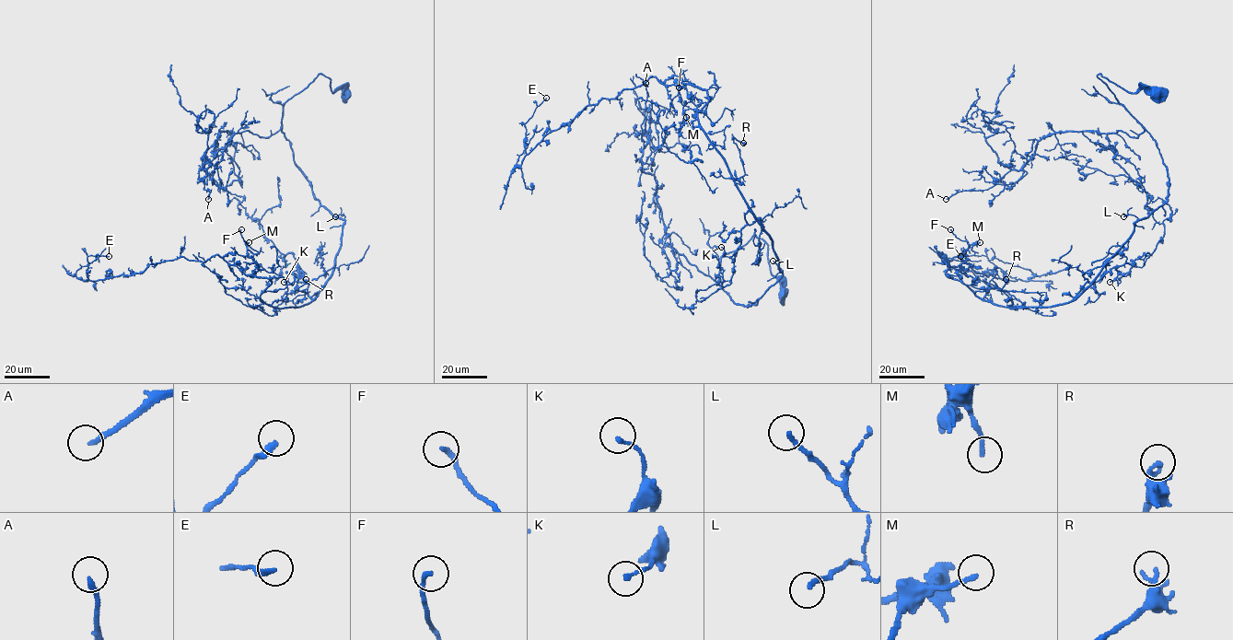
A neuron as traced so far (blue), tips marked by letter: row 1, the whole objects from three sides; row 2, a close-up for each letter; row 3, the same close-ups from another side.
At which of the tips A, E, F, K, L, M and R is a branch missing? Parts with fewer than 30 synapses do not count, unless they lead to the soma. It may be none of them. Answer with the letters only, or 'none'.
A, M

